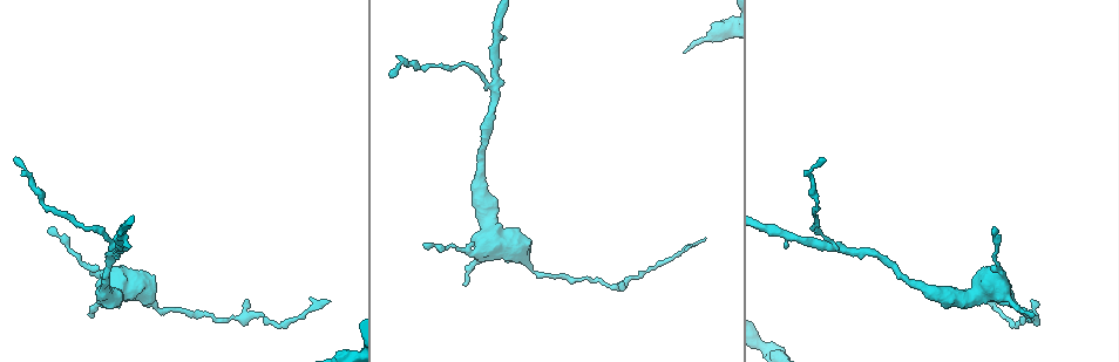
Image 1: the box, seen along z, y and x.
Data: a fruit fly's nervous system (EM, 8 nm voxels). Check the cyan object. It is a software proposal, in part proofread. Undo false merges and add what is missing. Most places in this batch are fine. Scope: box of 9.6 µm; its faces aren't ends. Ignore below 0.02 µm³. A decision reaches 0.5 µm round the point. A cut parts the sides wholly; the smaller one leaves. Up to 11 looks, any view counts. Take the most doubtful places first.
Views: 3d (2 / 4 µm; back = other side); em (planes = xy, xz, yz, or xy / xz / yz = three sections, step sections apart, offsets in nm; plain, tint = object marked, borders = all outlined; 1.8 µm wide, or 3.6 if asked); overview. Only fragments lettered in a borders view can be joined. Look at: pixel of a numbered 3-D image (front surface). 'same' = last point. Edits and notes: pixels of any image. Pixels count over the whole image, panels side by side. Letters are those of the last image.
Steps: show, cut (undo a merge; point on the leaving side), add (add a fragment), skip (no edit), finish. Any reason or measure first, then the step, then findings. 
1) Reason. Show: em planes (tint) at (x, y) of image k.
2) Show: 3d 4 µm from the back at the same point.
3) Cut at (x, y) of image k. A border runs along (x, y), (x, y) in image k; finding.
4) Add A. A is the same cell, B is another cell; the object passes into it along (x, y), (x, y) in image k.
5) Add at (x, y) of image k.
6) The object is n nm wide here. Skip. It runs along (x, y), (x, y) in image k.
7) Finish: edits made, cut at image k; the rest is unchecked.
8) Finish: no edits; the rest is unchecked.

Thin end. Show: em yz step 8 (borders) at (621, 282) of image 1.

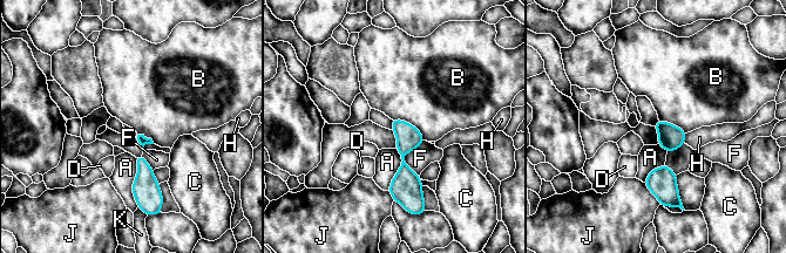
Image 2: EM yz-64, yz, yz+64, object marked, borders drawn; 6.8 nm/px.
Cut it another way. Show: em planes (borders) at the same point.

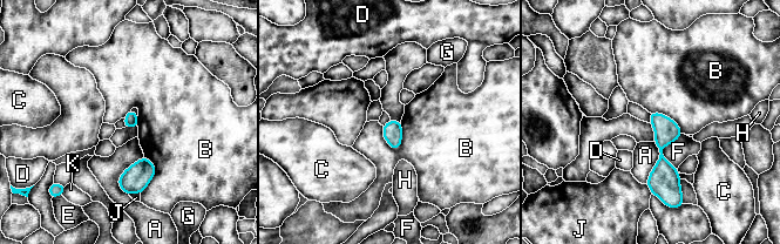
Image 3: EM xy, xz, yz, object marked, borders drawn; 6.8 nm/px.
Skip. A, B, C, D, E, F, G, H, J and K are other cells; a border runs along (381, 126), (384, 140), (398, 149) in image 3; none of them fits.

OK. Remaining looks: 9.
End of a long branch. Show: 3d 4 µm at (824, 162) of image 1.

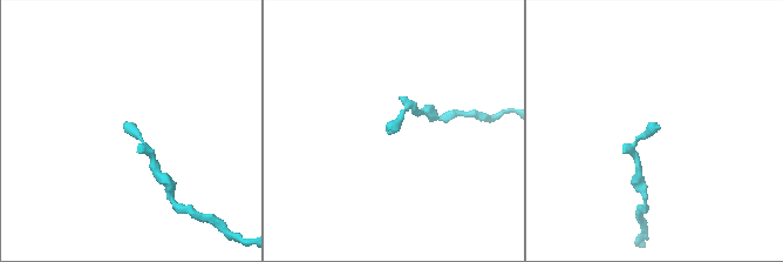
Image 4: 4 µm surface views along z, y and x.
Show: em xy step 8 (borders) at (387, 133) of image 4.

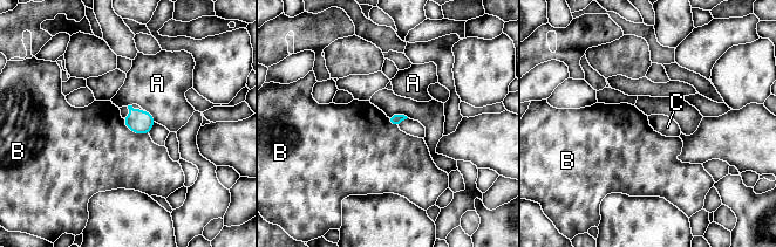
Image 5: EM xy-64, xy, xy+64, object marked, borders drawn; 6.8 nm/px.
Another direction. Show: em planes (borders) at the same point.

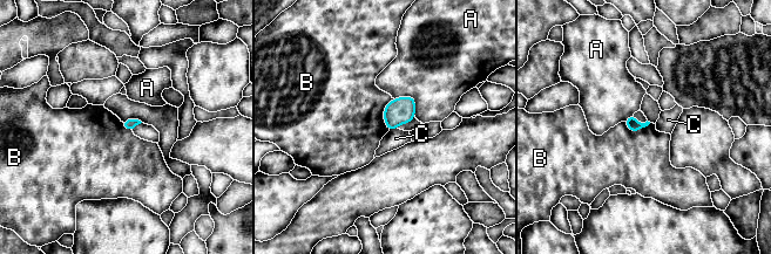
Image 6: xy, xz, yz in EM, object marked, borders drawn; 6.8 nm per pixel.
Skip. A, B and C are other cells; a border runs along (393, 98), (383, 114), (387, 130) in image 6; no lettered fragment goes on from it.

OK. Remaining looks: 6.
Thin end. Show: em 3.6 µm planes (borders) at (704, 240) of image 1.

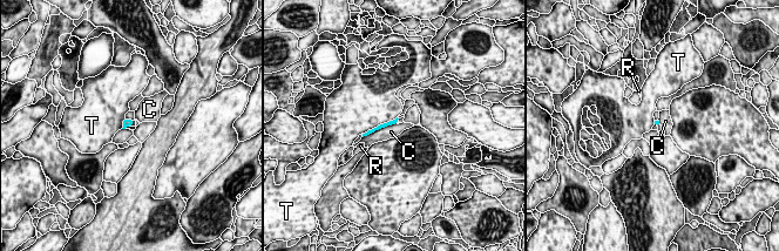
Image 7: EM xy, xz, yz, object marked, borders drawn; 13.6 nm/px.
Skip. C, R and T are other cells; it runs along (397, 119), (364, 134) in image 7; no lettered fragment goes on from it.

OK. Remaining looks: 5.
Arms part here. Show: 3d 4 µm at (118, 246) of image 1.

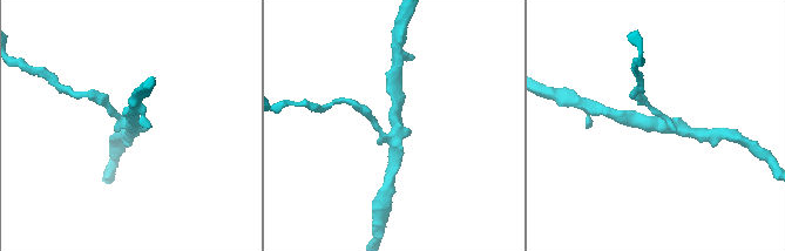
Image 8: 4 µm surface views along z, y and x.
Show: em planes (borders) at (671, 125) of image 8.

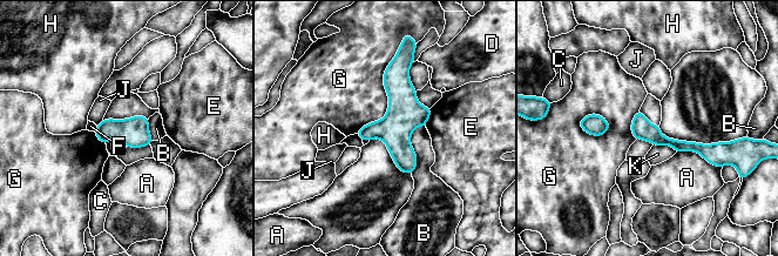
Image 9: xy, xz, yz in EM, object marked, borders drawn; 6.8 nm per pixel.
Skip. A, B, C, D, E, F, G, H, J and K are other cells; it runs along (398, 62), (400, 149), (408, 170) in image 9; continuous, no second neuron.

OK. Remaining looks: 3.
Finish: no edits; the rest is unchecked.

